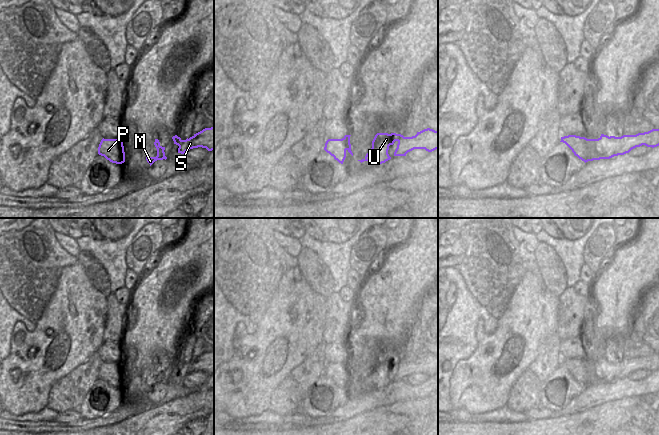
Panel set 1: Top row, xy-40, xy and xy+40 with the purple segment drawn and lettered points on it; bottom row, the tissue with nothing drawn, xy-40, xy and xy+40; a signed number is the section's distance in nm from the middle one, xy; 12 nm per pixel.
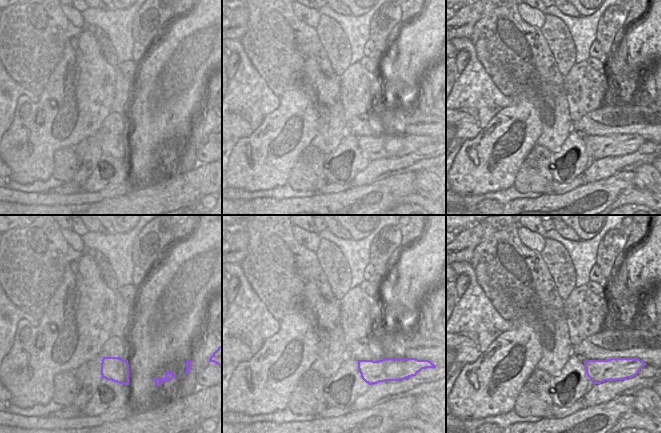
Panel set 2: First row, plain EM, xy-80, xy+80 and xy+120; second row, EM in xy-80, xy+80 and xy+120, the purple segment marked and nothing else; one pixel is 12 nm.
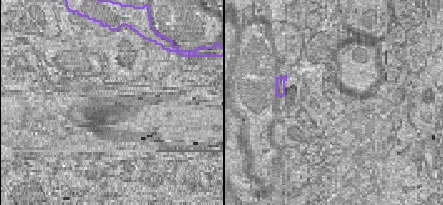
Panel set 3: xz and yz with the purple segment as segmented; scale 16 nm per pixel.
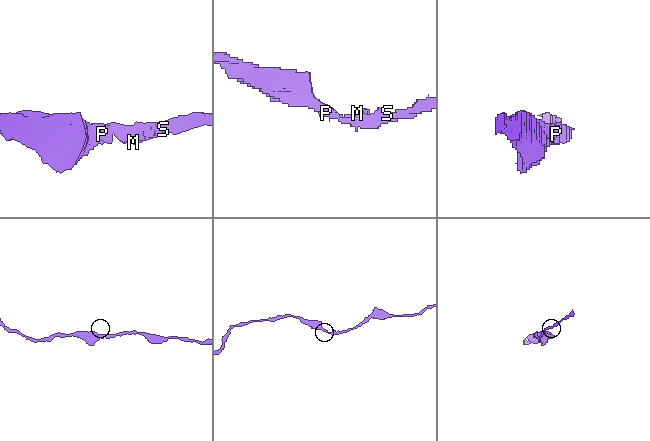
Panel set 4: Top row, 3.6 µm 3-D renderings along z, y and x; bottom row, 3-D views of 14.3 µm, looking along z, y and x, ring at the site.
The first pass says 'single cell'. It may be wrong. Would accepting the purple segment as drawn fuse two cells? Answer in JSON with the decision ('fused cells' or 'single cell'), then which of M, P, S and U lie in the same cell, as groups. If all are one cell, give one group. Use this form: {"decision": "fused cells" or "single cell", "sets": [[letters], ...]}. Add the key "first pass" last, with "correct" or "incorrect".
{"decision": "single cell", "sets": [["M", "P", "S", "U"]], "first pass": "correct"}

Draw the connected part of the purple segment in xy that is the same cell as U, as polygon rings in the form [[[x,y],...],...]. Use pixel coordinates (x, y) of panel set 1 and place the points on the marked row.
[[[427,128],[417,132],[415,136],[404,137],[396,133],[377,133],[372,141],[372,148],[366,154],[365,158],[358,160],[361,163],[370,161],[375,165],[385,163],[391,157],[388,154],[389,146],[397,141],[397,148],[394,156],[406,156],[406,154],[414,149],[425,149],[432,152],[438,149],[438,131]]]

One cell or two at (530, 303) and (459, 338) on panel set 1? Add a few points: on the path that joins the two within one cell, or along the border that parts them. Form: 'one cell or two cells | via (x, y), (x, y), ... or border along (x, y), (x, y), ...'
two cells | border along (497, 320), (495, 329), (482, 339)

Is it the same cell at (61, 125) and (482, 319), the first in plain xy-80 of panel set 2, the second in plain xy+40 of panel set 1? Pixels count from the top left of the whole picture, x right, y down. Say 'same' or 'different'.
different

